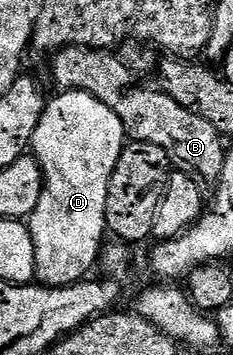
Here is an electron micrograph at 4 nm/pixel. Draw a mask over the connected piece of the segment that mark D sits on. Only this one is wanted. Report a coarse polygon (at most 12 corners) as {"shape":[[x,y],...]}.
{"shape":[[56,92],[33,131],[43,172],[35,281],[101,261],[129,138],[101,99]]}

